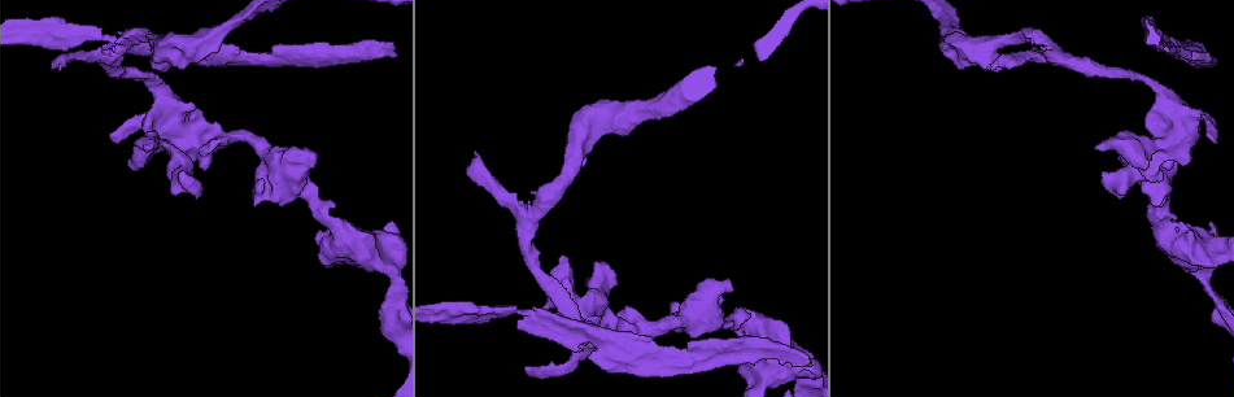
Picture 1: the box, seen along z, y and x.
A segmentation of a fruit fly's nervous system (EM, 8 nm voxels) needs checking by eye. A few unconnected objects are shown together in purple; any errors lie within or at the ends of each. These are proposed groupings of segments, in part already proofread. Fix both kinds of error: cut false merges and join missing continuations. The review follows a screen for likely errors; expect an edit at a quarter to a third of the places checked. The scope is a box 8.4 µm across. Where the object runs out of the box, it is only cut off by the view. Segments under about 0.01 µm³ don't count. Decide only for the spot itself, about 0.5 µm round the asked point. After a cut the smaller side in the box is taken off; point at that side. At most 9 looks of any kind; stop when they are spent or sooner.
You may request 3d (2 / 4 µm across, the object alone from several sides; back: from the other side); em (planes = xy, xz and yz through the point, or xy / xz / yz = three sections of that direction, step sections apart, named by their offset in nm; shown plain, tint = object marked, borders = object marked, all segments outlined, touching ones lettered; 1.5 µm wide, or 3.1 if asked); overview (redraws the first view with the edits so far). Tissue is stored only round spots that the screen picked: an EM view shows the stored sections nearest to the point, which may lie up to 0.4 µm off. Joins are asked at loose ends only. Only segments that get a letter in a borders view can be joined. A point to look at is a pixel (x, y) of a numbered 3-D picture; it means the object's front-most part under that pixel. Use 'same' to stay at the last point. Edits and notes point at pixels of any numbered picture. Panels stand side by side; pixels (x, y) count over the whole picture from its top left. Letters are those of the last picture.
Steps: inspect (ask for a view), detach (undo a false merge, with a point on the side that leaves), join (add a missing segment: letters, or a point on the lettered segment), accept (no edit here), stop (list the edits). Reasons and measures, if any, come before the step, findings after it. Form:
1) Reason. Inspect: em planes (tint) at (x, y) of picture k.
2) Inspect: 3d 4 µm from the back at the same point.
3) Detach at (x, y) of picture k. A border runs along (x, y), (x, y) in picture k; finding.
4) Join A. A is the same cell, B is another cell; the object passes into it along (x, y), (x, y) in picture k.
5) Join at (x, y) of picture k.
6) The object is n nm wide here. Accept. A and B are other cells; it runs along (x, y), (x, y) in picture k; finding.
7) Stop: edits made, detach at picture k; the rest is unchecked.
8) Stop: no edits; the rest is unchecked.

Free end. Inspect: em planes (borders) at (474, 154) of picture 1.

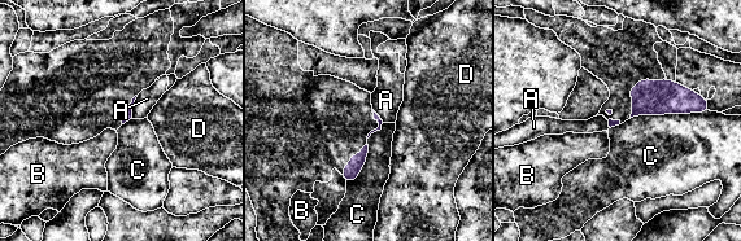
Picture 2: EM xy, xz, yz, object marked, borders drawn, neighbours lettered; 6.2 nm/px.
The longest contact is with C, 480 nm. Accept. A, B, C and D are other cells; a border runs along (707, 110), (639, 114), (631, 118) in picture 2; no lettered segment goes on from it.

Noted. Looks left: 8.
Thin end. Inspect: em planes (borders) at (117, 139) of picture 1.

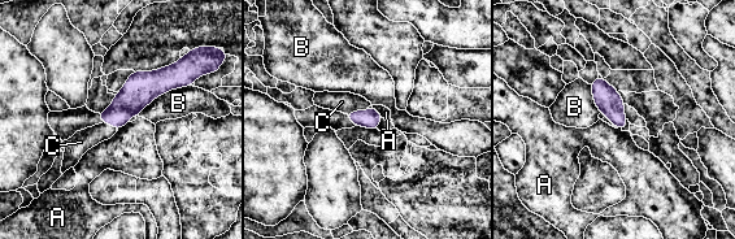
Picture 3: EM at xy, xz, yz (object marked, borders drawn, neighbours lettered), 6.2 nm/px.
The object is 120 nm wide here. Join C. C is the same cell, A and B are other cells; the object passes into it along (369, 118), (356, 111), (342, 101) in picture 3; the neuron continues.

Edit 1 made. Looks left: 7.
Small branch off a trunk. Inspect: em xz step 8 (plain) at (572, 316) of picture 1.

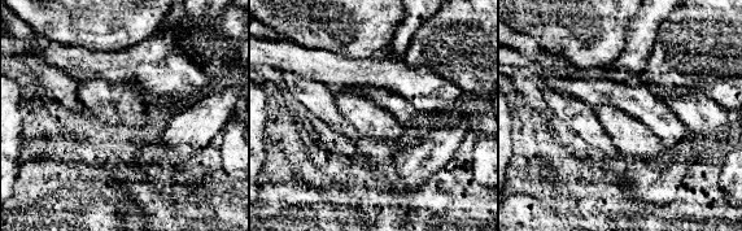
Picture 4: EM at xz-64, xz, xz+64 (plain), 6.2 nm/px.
Inspect: em xz step 8 (tint) at the same point.

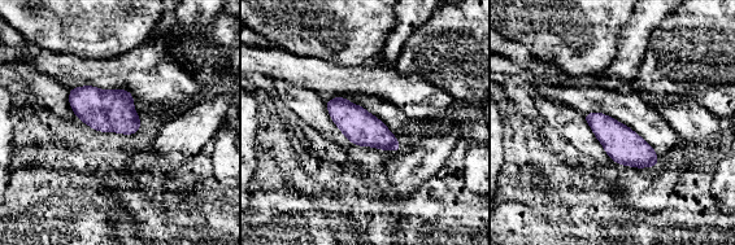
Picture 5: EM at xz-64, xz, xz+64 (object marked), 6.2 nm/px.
Inspect: em xz step 8 (borders) at the same point.

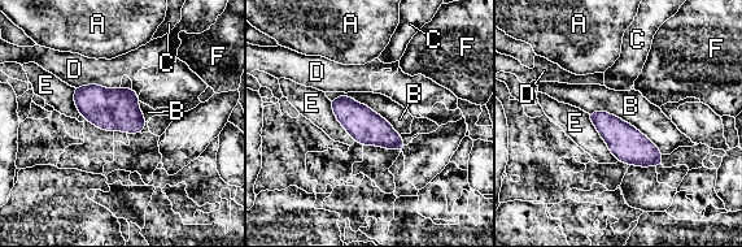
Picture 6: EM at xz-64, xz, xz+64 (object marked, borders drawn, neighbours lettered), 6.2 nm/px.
The longest contact is with B, 550 nm. Accept. A, B, C, D, E and F are other cells; one neuron here.

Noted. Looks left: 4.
An open end. Inspect: em planes (borders) at (201, 192) of picture 1.

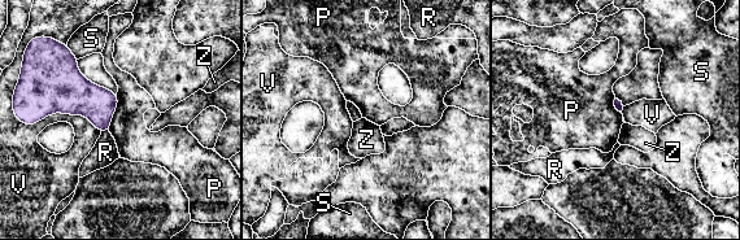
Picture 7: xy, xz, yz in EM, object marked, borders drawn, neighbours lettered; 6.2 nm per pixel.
The longest contact is with V, 460 nm. Accept. P, R, S, V and Z are other cells; a border runs along (117, 94), (117, 108), (108, 130) in picture 7; no lettered segment goes on from it.

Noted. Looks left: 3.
Stop: edits made, join at picture 3; the rest is unchecked.

